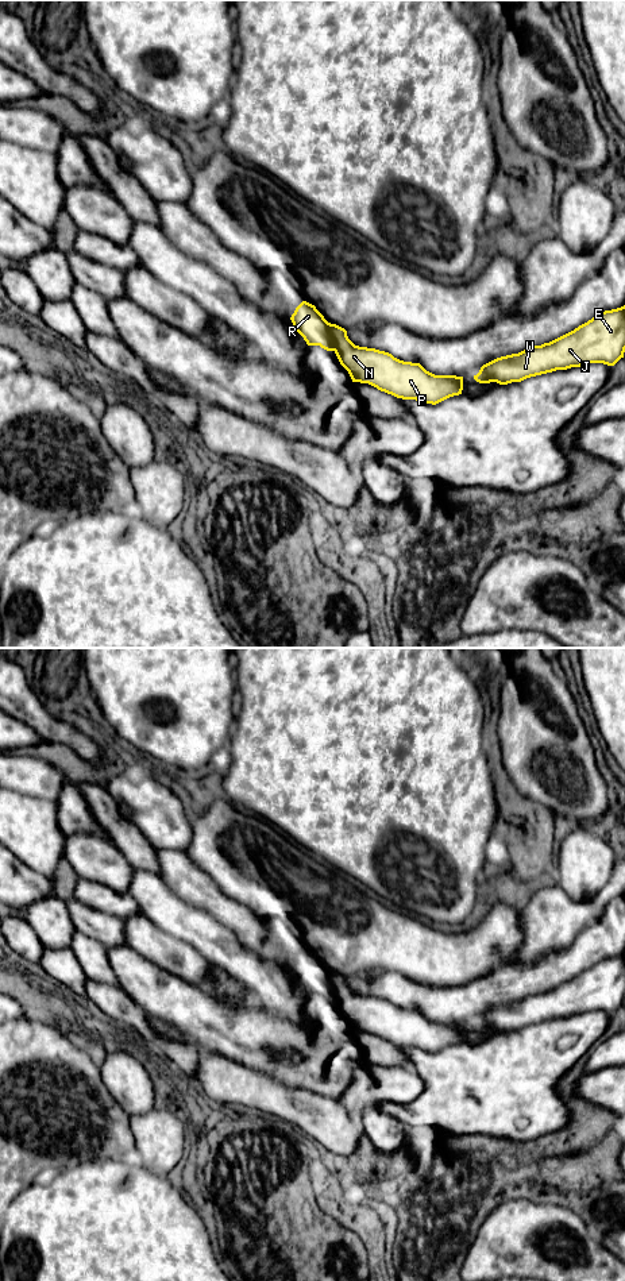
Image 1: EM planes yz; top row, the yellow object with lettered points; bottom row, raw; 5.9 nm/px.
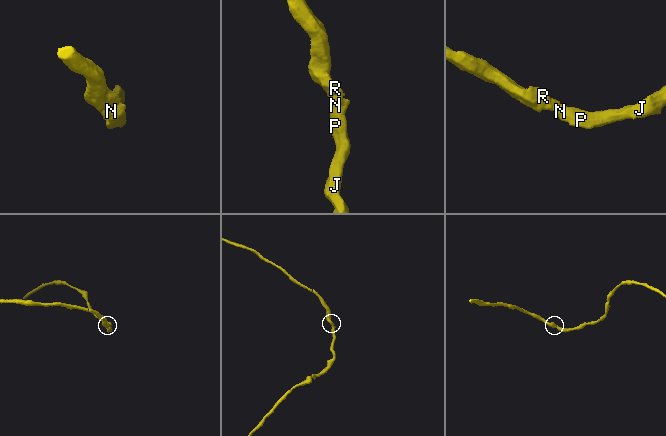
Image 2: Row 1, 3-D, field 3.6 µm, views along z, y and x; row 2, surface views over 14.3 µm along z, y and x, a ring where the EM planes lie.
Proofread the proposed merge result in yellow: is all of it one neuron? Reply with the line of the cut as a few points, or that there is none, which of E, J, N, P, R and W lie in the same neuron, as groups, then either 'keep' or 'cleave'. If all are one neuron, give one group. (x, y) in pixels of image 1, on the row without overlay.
no cut | E J N P R W | keep

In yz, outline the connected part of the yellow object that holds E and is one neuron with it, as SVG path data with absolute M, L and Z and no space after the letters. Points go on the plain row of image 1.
M625 953L605 958L549 991L497 1006L483 1012L474 1027L479 1031L508 1033L589 1011L614 1014L624 1000Z

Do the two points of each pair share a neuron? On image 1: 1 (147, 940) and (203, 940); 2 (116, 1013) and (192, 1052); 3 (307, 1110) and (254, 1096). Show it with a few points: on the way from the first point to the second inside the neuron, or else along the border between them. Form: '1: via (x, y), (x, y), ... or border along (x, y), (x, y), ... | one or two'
1: border along (153, 922), (169, 934), (186, 941), (204, 960) | two
2: via (135, 1023), (149, 1036), (173, 1049) | one
3: via (293, 1104), (267, 1096) | one

